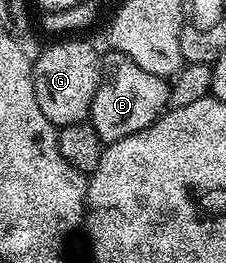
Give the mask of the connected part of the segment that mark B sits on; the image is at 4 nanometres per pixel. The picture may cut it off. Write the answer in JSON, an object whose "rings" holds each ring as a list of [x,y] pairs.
{"rings":[[[113,50],[107,51],[107,53],[104,56],[102,81],[96,90],[96,98],[92,98],[88,117],[88,123],[94,128],[103,145],[116,142],[120,138],[128,138],[132,134],[144,130],[167,111],[170,102],[170,84],[163,77],[148,74],[148,70],[140,70],[140,66],[136,66],[136,62],[132,62],[132,58],[128,58],[124,54]]]}

